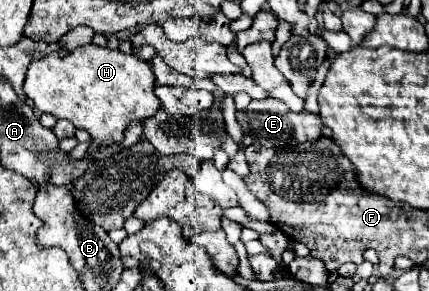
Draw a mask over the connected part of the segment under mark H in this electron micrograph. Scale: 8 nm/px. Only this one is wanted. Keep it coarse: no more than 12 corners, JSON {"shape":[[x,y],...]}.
{"shape":[[92,43],[28,65],[42,113],[122,143],[160,109],[148,61]]}

